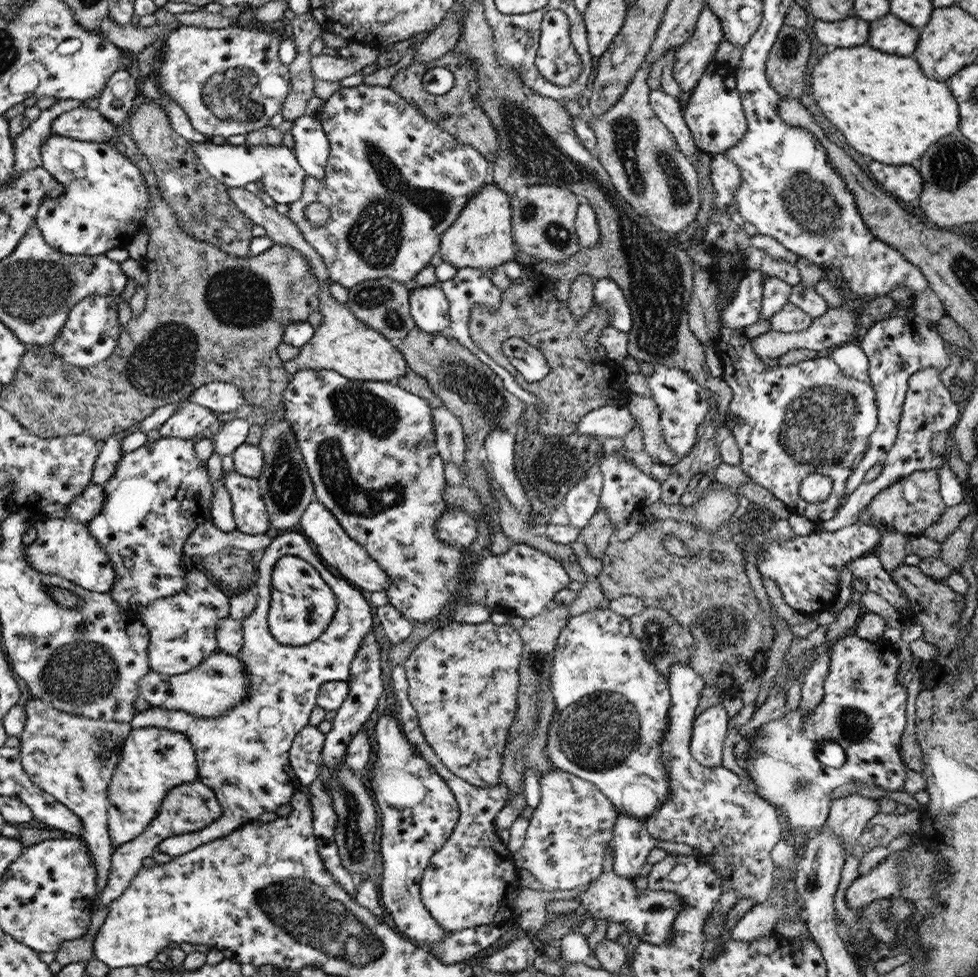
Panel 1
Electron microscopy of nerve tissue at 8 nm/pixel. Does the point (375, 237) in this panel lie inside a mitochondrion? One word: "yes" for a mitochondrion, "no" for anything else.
yes

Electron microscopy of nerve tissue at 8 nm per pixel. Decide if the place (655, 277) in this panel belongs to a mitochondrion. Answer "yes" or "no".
yes

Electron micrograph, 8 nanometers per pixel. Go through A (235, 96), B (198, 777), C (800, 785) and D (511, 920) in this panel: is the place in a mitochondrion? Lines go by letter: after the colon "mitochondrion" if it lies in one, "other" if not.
A: mitochondrion
B: other
C: mitochondrion
D: other

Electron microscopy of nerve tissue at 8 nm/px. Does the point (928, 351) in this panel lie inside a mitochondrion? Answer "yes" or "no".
no

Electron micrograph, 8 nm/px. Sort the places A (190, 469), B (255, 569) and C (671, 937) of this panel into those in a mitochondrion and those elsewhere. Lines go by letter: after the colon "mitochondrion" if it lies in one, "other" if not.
A: other
B: other
C: other

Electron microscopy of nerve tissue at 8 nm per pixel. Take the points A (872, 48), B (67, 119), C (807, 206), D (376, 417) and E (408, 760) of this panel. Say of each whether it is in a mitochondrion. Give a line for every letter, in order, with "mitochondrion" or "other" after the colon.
A: other
B: other
C: mitochondrion
D: mitochondrion
E: other

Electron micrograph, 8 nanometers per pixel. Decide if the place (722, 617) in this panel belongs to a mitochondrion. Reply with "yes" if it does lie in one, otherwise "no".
yes

